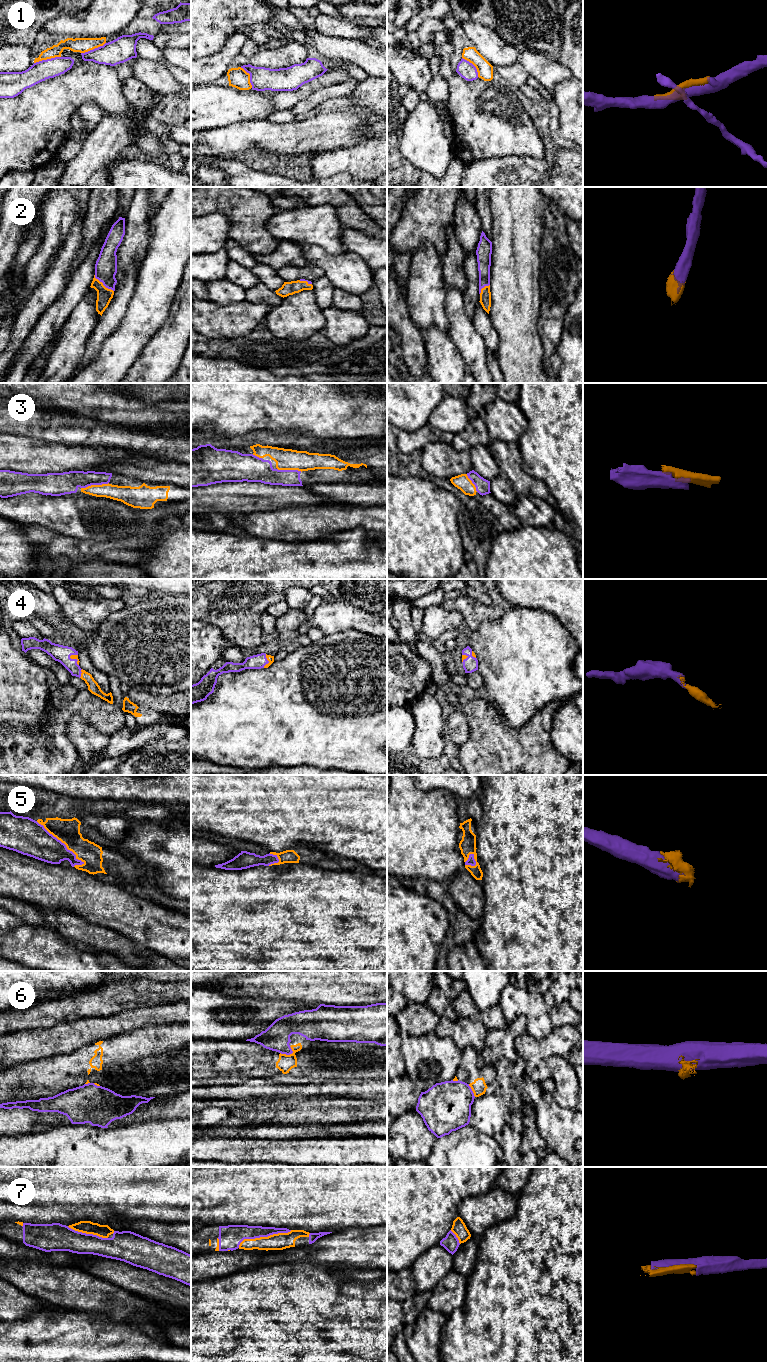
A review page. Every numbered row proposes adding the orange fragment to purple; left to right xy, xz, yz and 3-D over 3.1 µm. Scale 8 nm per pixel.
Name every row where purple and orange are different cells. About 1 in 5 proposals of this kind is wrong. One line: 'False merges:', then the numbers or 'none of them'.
False merges: 1, 6

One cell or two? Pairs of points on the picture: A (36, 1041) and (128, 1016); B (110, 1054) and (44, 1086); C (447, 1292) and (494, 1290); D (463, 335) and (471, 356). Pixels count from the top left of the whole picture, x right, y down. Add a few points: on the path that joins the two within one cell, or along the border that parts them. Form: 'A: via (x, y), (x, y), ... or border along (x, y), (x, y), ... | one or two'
A: via (59, 1039), (93, 1029), (105, 1028) | one
B: via (94, 1063), (60, 1073) | one
C: border along (468, 1277), (465, 1301), (453, 1311) | two
D: via (467, 340), (471, 344), (471, 351) | one

